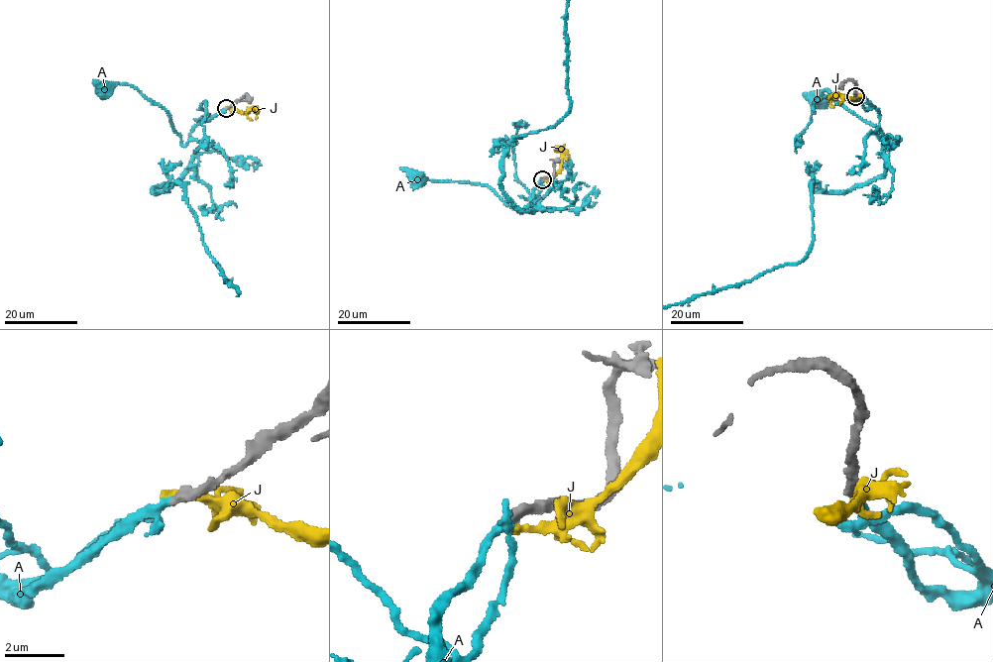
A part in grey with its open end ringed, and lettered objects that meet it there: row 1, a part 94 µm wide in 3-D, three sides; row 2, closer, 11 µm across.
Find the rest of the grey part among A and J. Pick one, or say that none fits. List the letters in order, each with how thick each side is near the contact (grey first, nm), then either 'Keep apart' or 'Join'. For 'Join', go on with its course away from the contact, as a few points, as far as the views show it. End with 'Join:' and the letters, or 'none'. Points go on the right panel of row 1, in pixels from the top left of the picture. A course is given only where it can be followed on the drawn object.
A: Thickness 300 nm (grey) against 200 nm. Join. Its course: (856, 95), (875, 106), (883, 135), (881, 131), (839, 105), (826, 89), (821, 91), (823, 98), (820, 100)
J: Thickness 320 nm (grey) against 340 nm. Keep apart
Join: A

